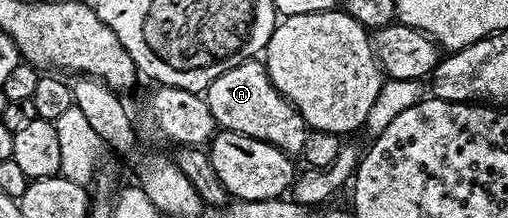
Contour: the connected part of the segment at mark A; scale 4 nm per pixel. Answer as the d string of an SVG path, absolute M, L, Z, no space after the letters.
M262 61L242 62L237 68L217 76L217 80L213 80L213 84L207 86L205 101L209 112L215 117L216 127L232 130L262 142L268 142L292 156L302 155L305 148L305 140L309 133L307 122L296 112L295 107L281 96L281 92L277 92L277 88L273 88L273 84L267 75L266 65Z

